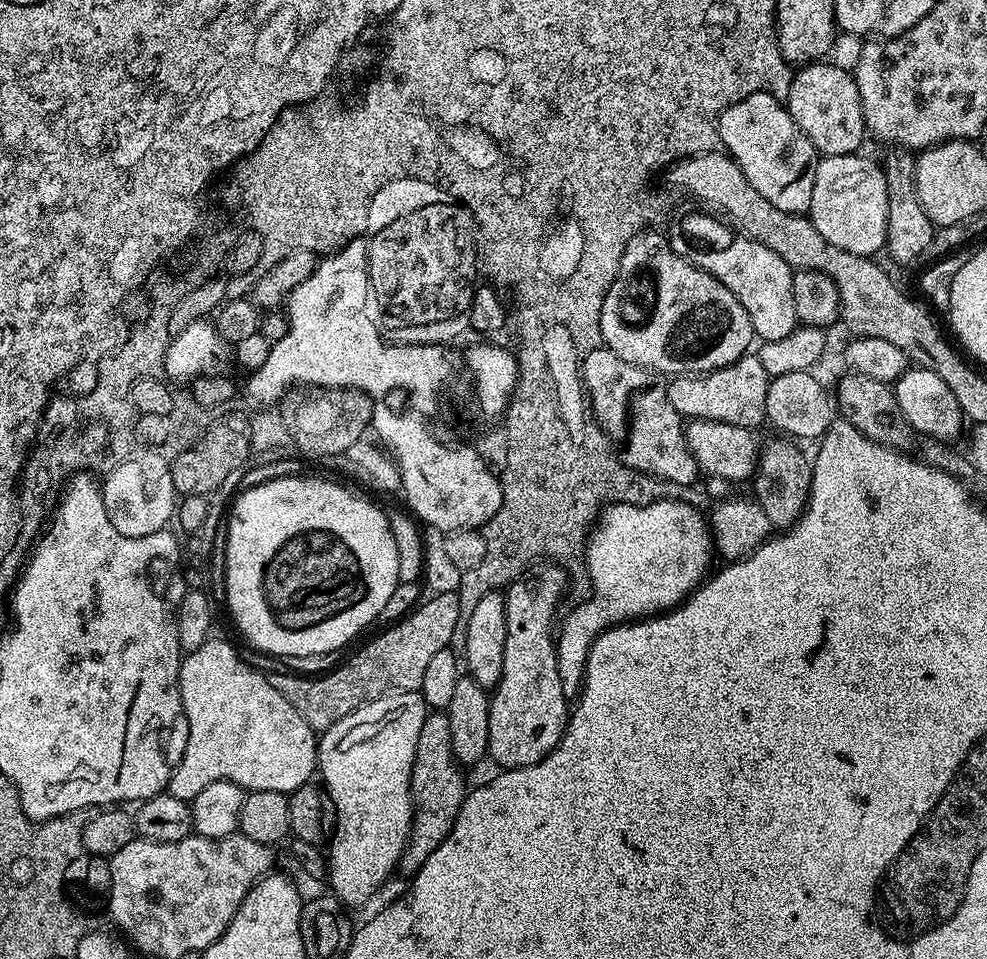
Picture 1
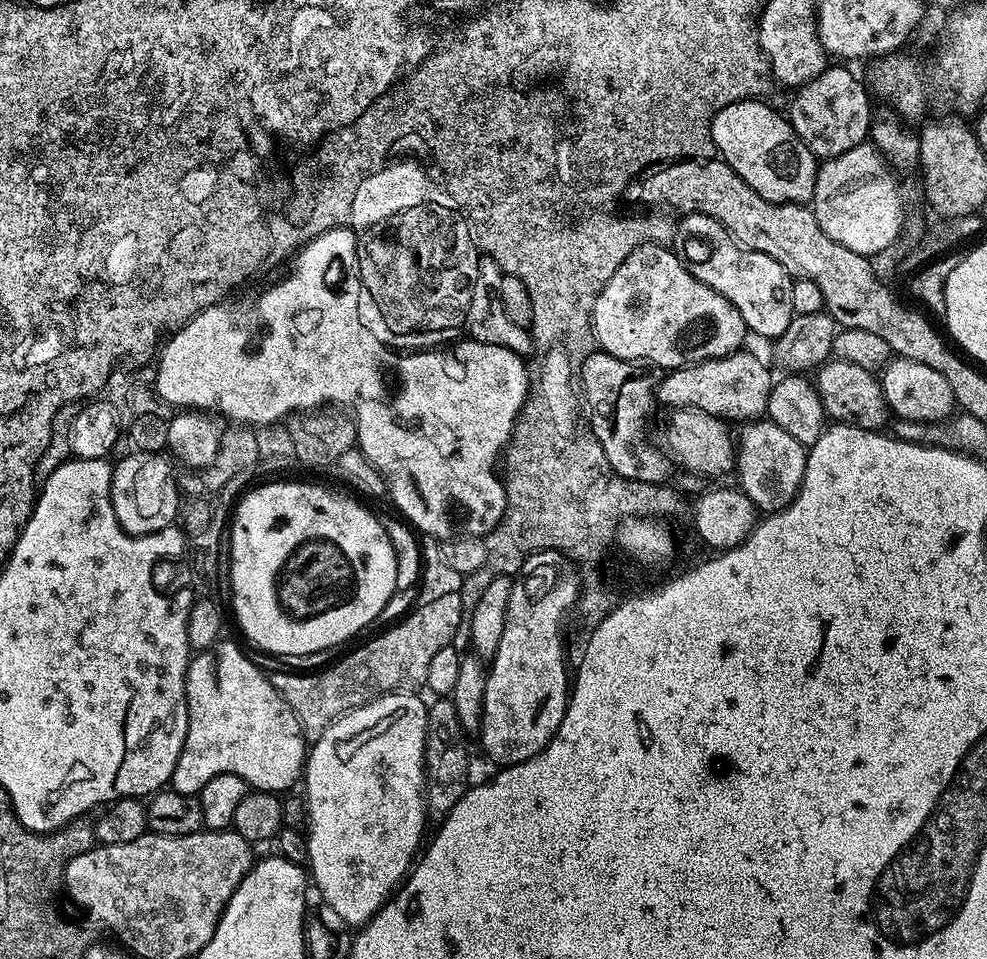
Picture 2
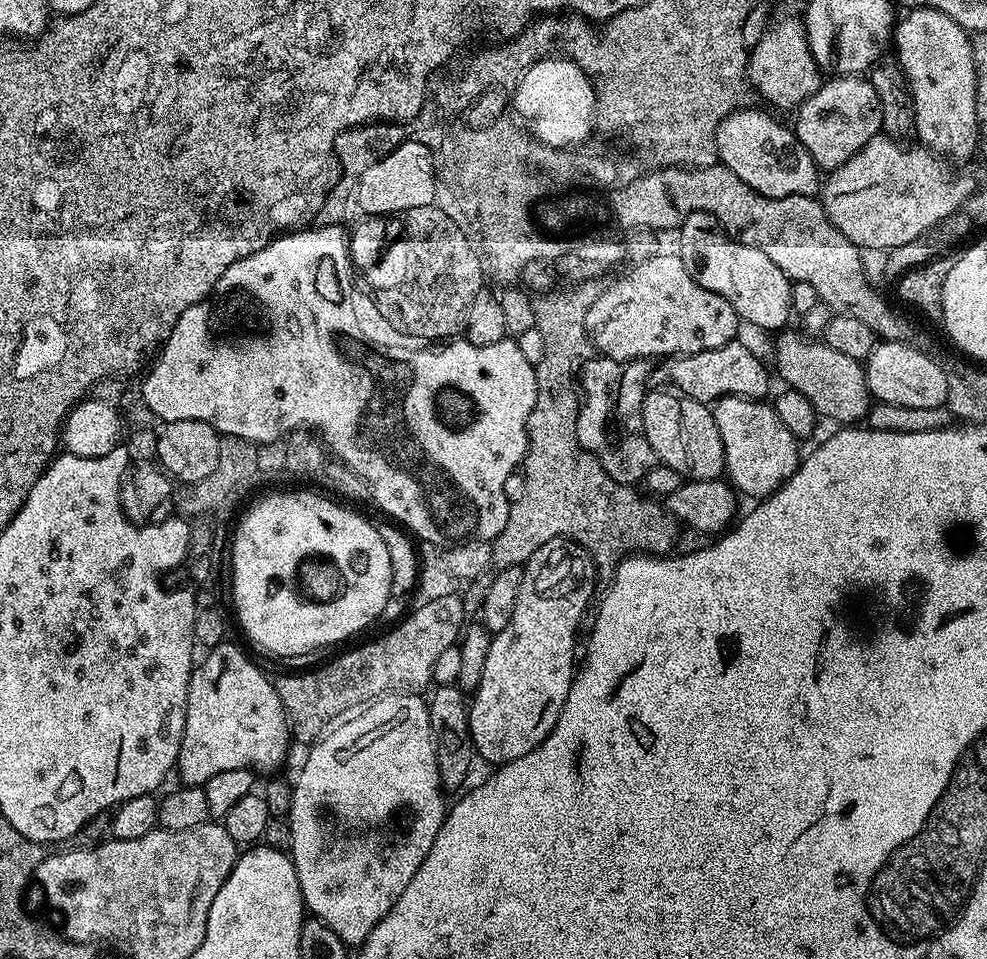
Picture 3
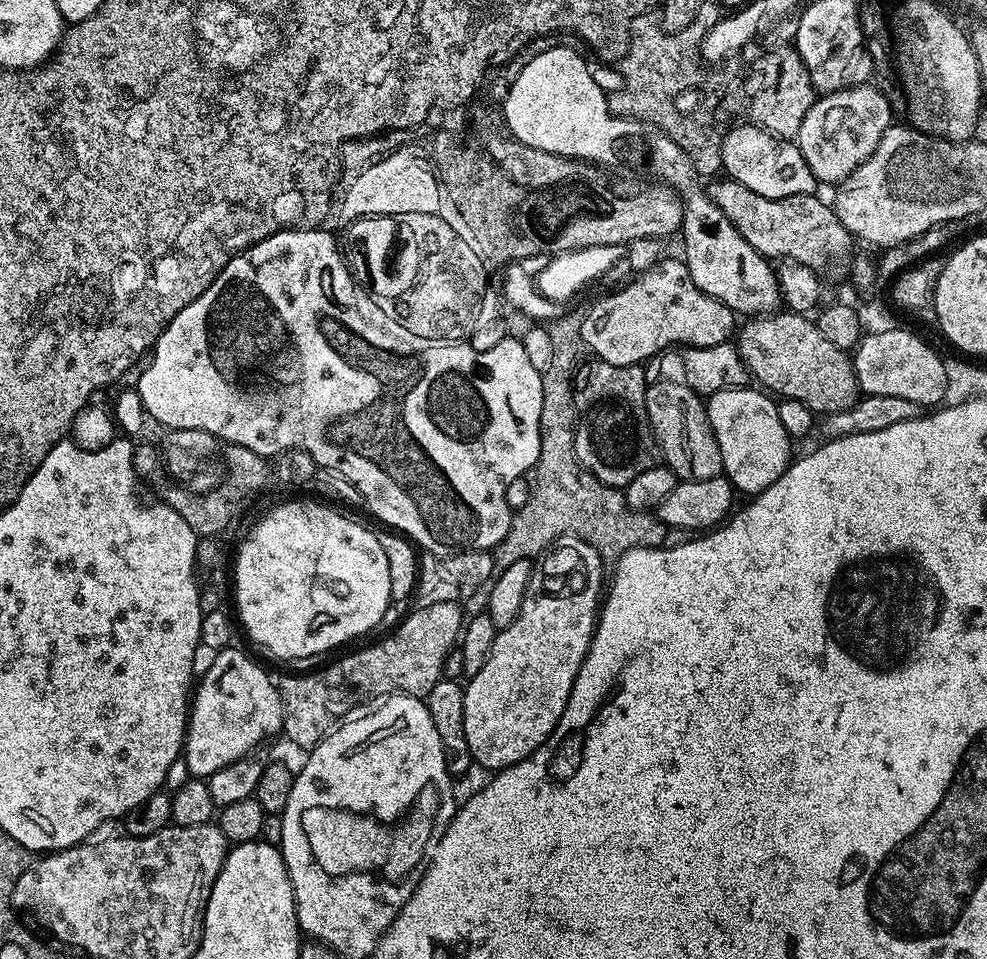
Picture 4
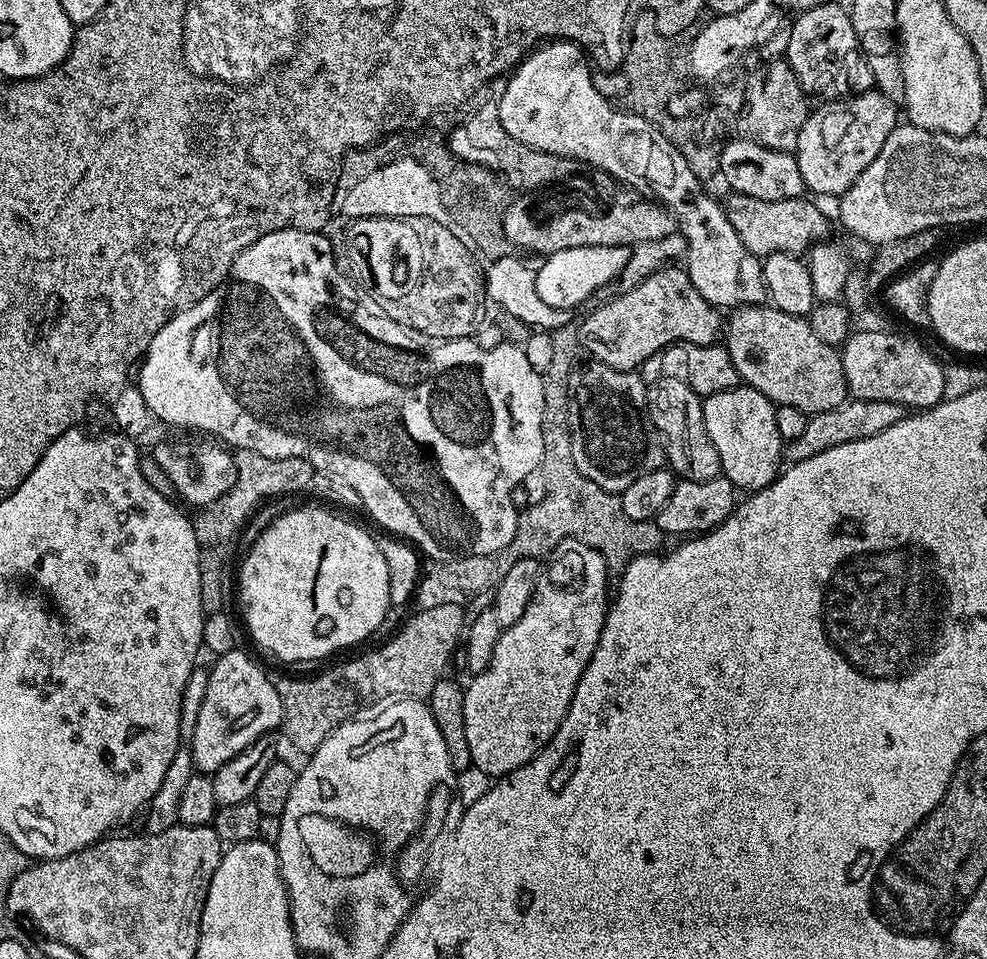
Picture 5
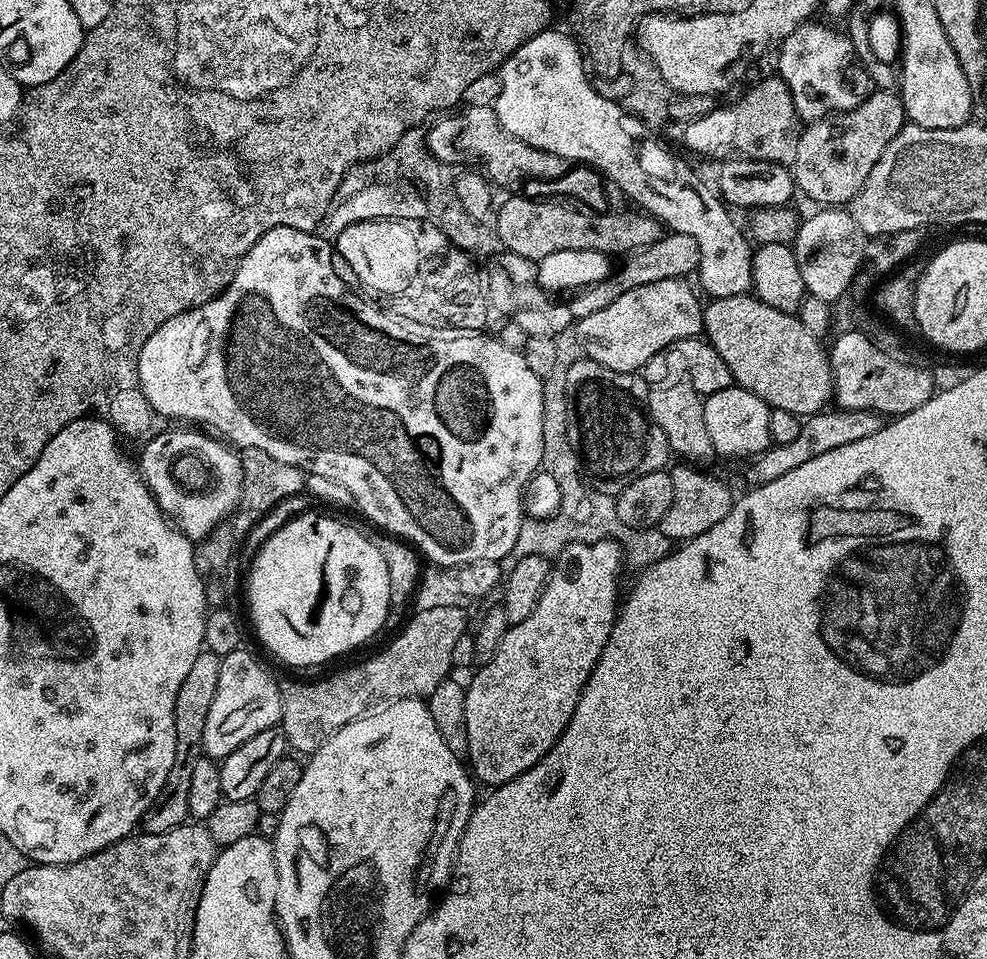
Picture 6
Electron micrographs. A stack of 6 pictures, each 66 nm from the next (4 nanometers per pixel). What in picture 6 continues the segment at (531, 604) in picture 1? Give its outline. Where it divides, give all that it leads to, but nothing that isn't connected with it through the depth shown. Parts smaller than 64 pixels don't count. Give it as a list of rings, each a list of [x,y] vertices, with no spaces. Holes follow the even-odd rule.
[[[599,540],[593,544],[567,544],[555,557],[554,563],[552,564],[552,573],[548,576],[546,586],[542,590],[542,594],[538,598],[534,610],[530,610],[530,618],[522,618],[522,622],[509,626],[502,638],[502,642],[498,646],[498,650],[494,654],[494,658],[490,658],[490,662],[479,665],[475,669],[477,671],[476,677],[470,682],[467,681],[466,738],[468,739],[468,755],[466,760],[470,765],[471,775],[481,785],[483,785],[482,783],[488,784],[487,787],[493,789],[500,787],[500,785],[506,782],[510,782],[514,778],[518,778],[518,774],[530,770],[530,766],[534,766],[539,762],[554,746],[554,742],[558,742],[558,738],[566,730],[566,726],[574,714],[574,706],[578,706],[578,698],[582,694],[582,690],[586,686],[586,682],[590,678],[590,674],[594,670],[594,666],[598,662],[602,650],[606,646],[606,642],[610,638],[610,630],[616,621],[618,597],[621,595],[620,560],[622,564],[622,548],[615,540]]]

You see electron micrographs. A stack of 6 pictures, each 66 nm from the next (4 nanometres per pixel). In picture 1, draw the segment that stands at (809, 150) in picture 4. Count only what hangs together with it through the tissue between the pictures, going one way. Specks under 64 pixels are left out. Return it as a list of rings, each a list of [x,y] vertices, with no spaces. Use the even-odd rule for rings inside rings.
[[[813,62],[805,64],[793,75],[786,97],[790,118],[810,138],[821,157],[851,156],[861,151],[860,143],[866,137],[864,111],[855,75],[836,64]]]

